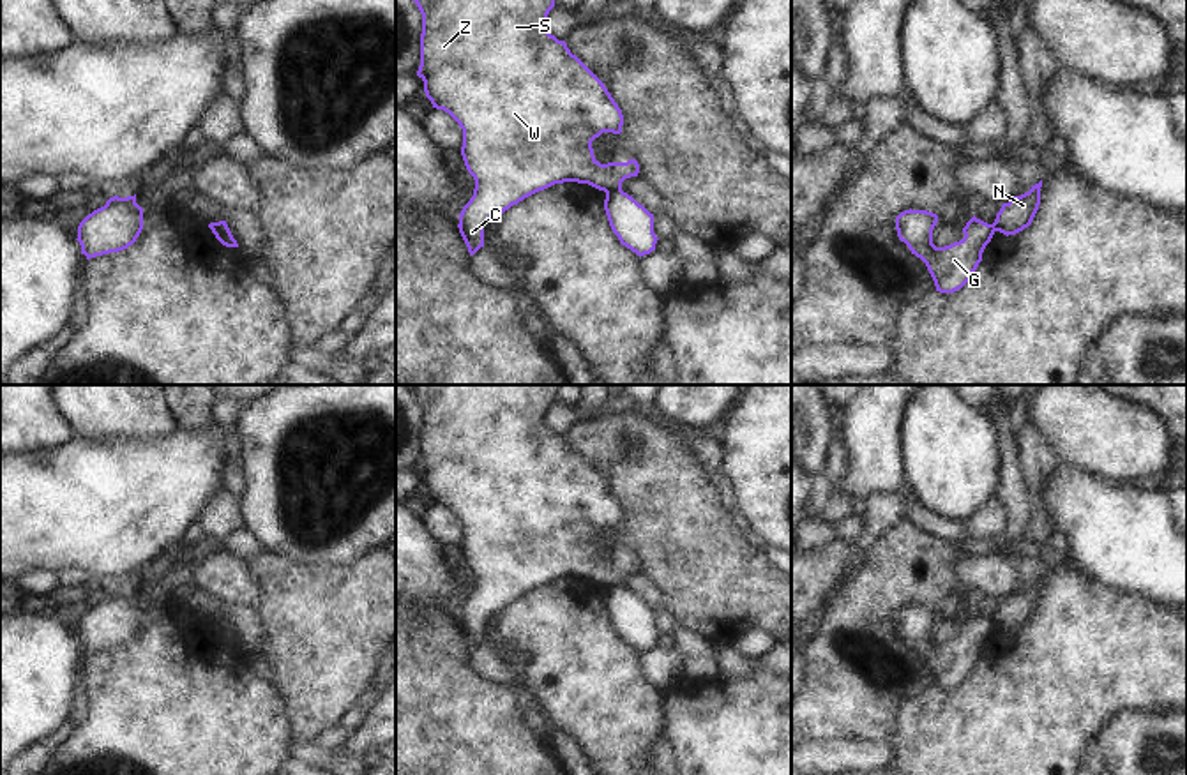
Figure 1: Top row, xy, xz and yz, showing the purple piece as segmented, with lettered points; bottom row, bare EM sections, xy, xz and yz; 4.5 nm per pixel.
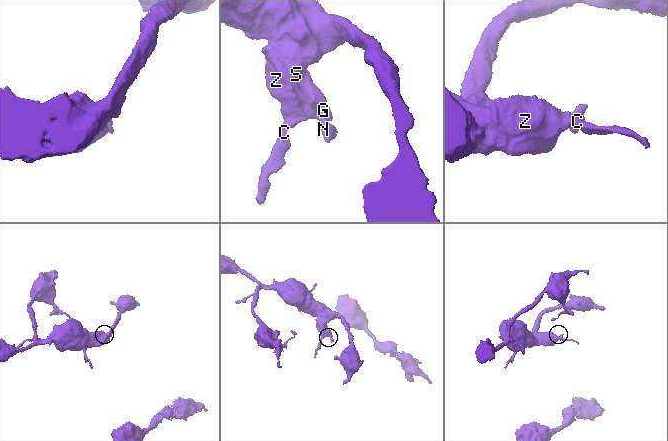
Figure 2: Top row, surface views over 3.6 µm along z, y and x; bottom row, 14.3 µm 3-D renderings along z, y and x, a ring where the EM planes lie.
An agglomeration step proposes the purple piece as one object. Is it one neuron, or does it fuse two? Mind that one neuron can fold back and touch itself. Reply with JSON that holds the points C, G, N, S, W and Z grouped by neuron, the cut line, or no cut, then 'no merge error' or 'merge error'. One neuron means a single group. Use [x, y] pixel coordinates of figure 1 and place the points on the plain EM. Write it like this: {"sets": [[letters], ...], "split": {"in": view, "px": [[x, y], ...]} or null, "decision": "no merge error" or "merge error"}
{"sets": [["C", "G", "S", "W", "Z"], ["N"]], "split": {"in": "xy", "px": [[209, 620], [232, 632]]}, "decision": "merge error"}

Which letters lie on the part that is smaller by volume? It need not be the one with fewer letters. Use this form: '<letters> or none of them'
N

